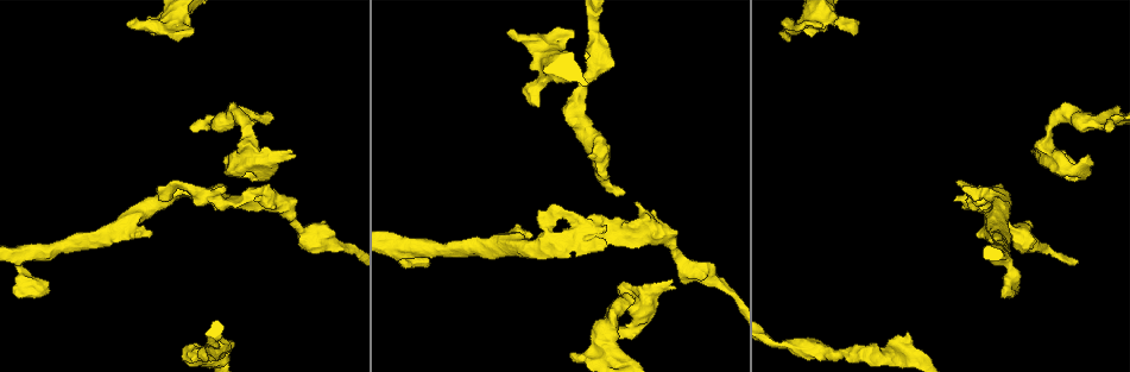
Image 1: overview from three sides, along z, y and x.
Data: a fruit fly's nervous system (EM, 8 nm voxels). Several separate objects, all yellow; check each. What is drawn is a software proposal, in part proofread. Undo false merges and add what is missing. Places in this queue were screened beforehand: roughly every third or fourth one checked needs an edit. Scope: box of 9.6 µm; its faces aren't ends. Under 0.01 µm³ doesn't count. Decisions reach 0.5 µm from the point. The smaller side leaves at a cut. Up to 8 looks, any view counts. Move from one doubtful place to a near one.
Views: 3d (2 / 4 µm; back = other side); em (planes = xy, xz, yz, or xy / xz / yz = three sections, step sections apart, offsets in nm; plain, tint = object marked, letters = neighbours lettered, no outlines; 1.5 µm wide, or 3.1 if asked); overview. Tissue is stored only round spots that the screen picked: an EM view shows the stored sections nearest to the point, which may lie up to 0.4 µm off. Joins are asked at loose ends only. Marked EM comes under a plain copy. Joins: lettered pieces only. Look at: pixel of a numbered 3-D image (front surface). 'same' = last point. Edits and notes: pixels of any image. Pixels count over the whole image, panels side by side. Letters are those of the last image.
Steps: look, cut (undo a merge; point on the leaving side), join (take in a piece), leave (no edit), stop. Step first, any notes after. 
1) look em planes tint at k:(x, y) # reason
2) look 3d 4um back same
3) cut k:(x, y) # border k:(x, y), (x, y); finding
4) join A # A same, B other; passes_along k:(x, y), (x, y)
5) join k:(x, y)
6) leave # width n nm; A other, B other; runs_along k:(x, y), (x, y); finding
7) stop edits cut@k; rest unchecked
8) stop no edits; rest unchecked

look em planes tint at 1:(956, 201) # thick end

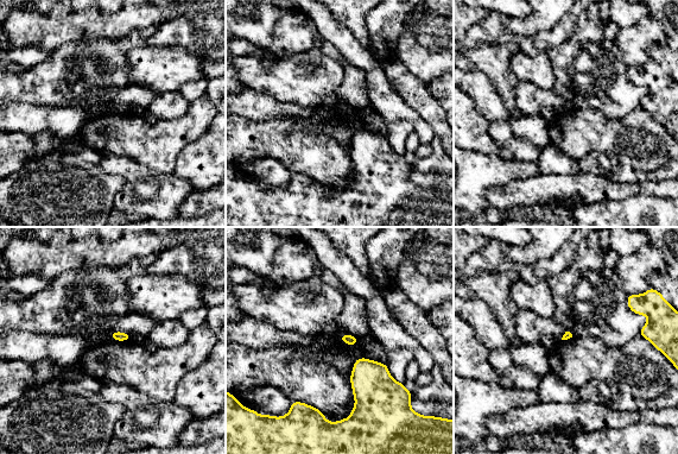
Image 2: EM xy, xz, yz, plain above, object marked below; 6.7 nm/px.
look em planes letters same

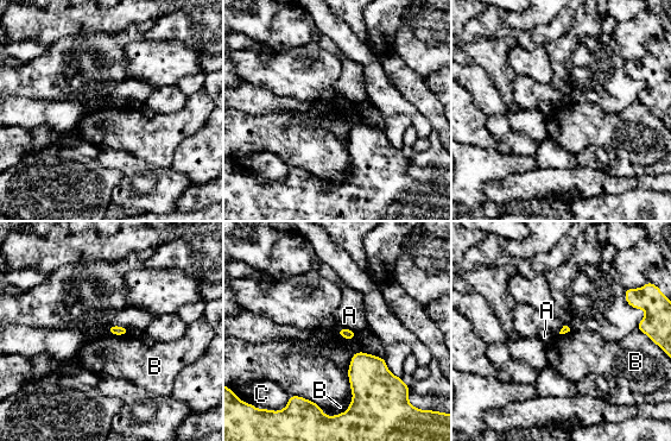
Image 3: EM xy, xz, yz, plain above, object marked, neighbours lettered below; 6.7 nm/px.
leave # A other, B other, C other; border 3:(350, 390), (346, 410), (320, 408); no lettered piece goes on from it

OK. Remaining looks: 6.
look em planes letters at 1:(909, 335) # an open end

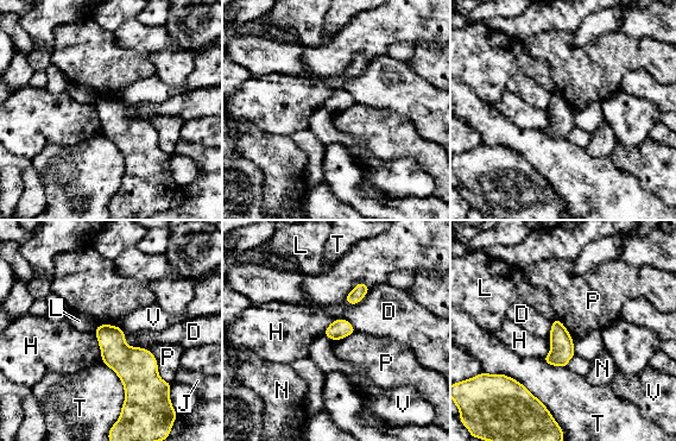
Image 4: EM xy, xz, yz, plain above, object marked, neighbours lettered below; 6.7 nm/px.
leave # longest_contact T 500 nm; D other, H other, J other, L other, N other, P other, T other, V other; border 4:(149, 350), (158, 375), (171, 384); none of them fits

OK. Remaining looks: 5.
look 3d 4um at 1:(783, 32) # free end

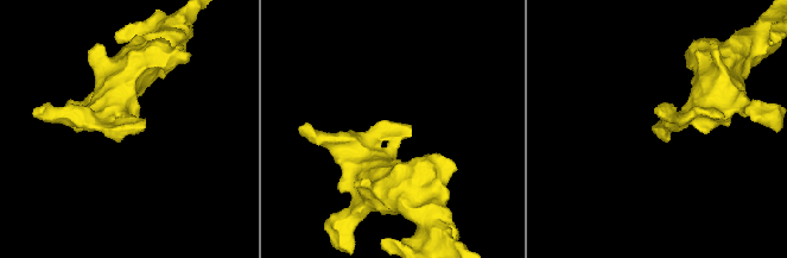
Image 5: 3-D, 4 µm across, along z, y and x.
look em planes letters at 5:(658, 121)

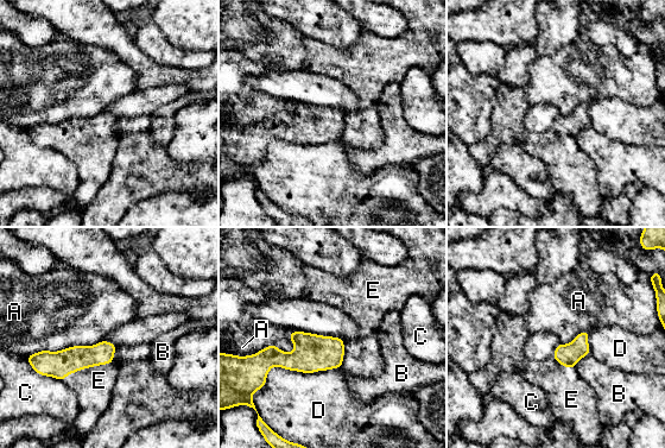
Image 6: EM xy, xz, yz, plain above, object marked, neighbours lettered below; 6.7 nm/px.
join E # A other, B other, C other, D other, E same; passes_along 6:(63, 363), (100, 365), (99, 380); the neuron continues

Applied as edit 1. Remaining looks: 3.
stop edits join@6; rest unchecked

